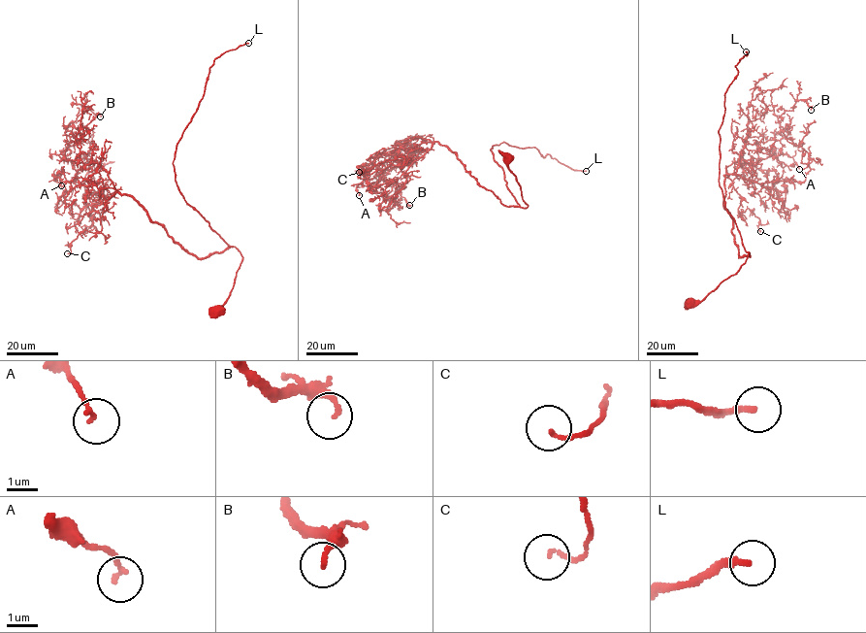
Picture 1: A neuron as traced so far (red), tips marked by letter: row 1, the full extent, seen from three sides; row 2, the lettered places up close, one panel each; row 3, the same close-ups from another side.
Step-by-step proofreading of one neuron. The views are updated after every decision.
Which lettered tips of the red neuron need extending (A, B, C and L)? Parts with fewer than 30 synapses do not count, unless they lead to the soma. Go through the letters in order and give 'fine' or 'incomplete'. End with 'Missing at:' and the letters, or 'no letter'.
A: fine
B: fine
C: fine
L: incomplete
Missing at: L

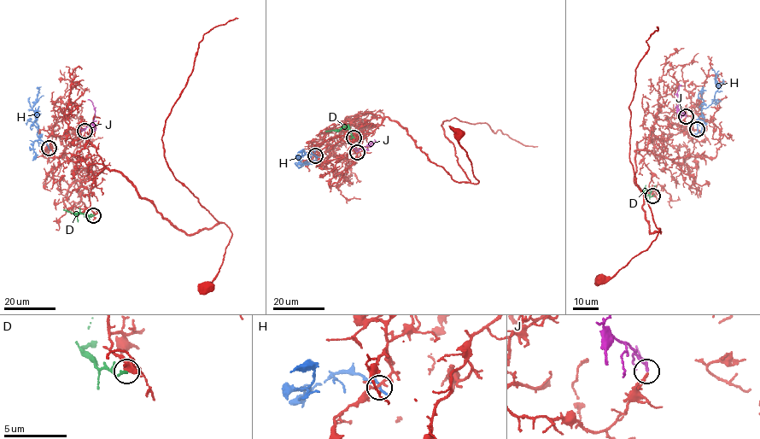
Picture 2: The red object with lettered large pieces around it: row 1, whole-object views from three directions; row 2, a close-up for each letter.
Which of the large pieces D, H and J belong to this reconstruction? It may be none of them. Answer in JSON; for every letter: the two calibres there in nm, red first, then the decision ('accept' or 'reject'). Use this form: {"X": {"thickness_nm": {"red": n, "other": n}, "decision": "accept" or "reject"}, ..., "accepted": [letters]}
{"D": {"thickness_nm": {"red": 400, "other": 200}, "decision": "reject"}, "H": {"thickness_nm": {"red": 190, "other": 150}, "decision": "reject"}, "J": {"thickness_nm": {"red": 160, "other": 150}, "decision": "accept"}, "accepted": ["J"]}

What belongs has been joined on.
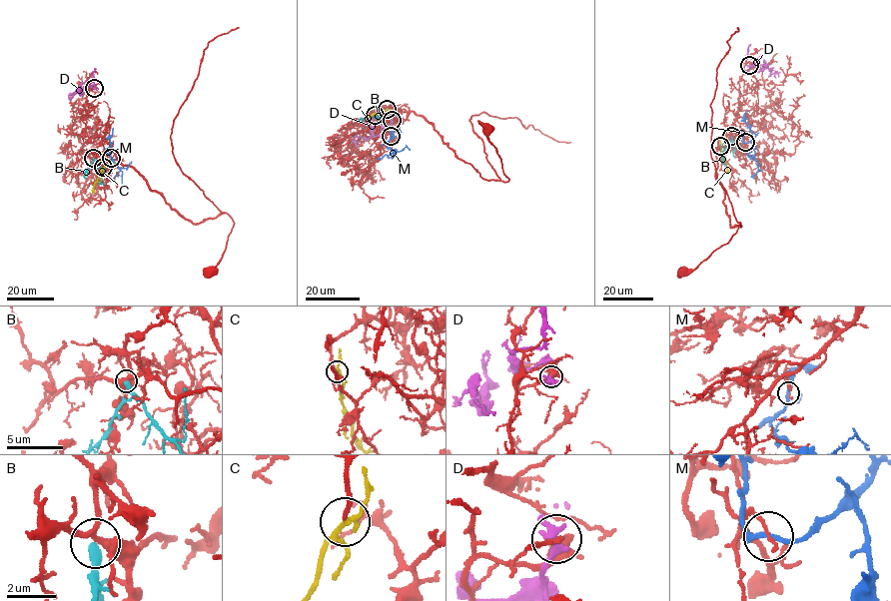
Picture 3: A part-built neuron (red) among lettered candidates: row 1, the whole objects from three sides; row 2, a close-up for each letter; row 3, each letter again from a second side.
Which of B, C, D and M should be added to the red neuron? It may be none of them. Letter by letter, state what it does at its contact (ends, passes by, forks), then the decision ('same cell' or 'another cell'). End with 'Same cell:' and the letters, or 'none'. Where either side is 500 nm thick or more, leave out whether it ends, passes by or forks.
B: it ends there; another cell
C: it forks there; same cell
D: it forks there; another cell
M: it passes by; another cell
Same cell: C

